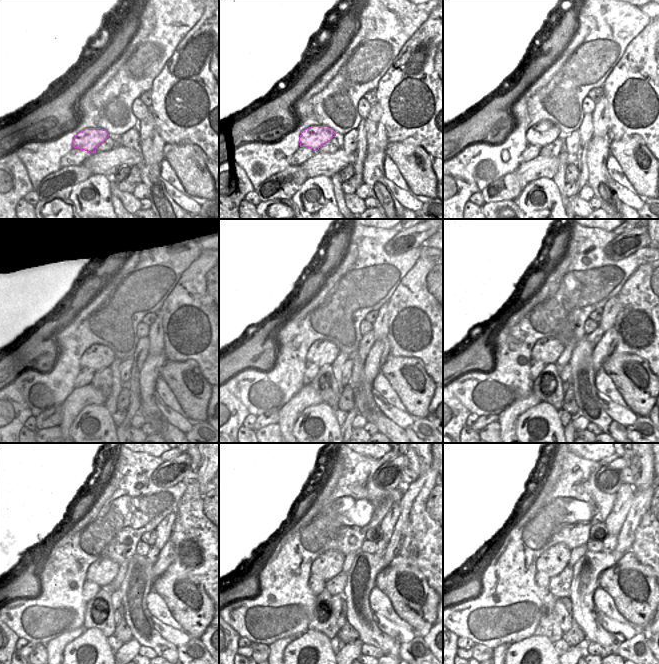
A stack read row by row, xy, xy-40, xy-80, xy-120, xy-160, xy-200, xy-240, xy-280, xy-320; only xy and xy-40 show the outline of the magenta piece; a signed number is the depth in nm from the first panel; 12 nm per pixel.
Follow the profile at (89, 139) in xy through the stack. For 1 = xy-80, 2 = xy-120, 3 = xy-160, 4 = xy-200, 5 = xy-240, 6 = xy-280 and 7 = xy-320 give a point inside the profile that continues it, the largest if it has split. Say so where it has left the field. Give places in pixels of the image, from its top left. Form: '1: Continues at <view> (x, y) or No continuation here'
1: Continues at xy-80 (543, 133)
2: Continues at xy-120 (98, 356)
3: Continues at xy-160 (321, 352)
4: Continues at xy-200 (547, 350)
5: Continues at xy-240 (103, 571)
6: Continues at xy-280 (329, 564)
7: Continues at xy-320 (553, 561).

